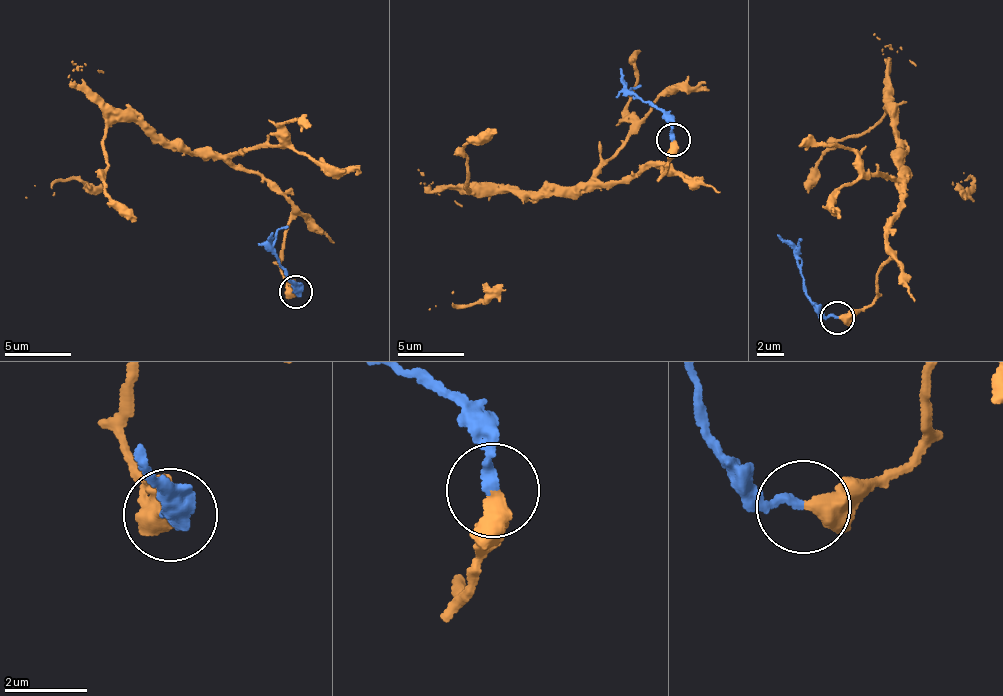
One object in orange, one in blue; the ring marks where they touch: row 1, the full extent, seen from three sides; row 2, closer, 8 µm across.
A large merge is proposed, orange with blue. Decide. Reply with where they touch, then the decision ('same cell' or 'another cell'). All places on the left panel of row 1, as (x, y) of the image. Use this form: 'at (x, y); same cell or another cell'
at (295, 292); same cell

